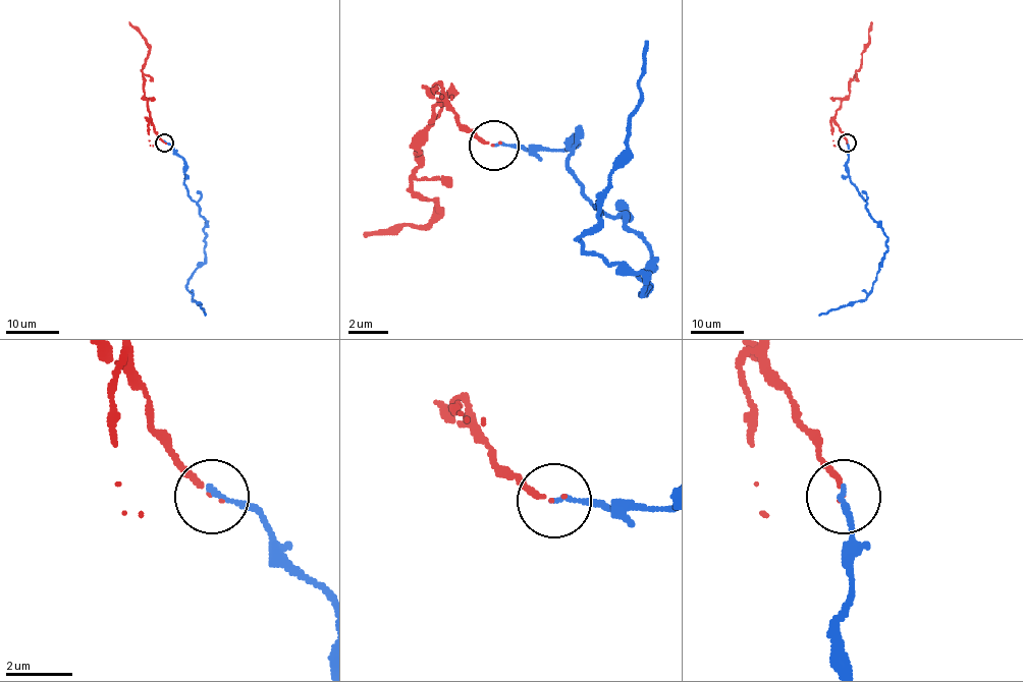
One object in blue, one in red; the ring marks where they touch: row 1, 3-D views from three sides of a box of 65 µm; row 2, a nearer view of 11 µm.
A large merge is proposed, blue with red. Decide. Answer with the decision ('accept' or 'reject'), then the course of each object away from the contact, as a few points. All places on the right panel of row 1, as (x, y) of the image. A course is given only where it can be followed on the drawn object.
accept; blue runs (847, 143), (850, 181), (886, 237), (886, 251), (864, 300), (818, 315); red runs (847, 143), (835, 120), (835, 114), (840, 102), (850, 94), (850, 81), (859, 68), (871, 21)

